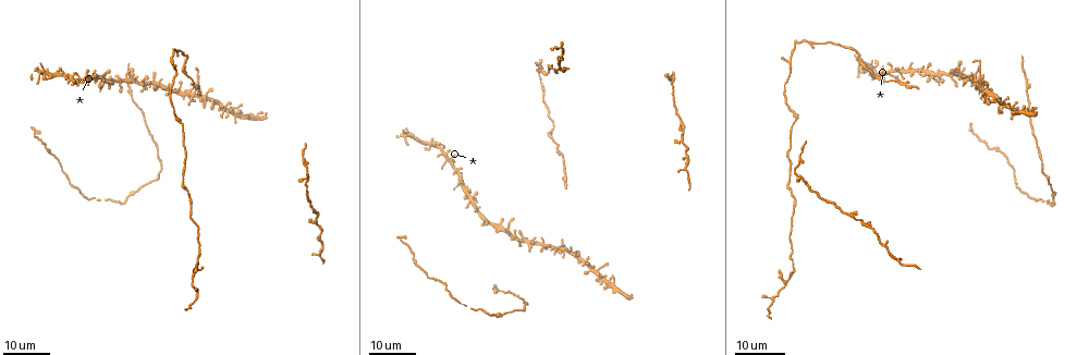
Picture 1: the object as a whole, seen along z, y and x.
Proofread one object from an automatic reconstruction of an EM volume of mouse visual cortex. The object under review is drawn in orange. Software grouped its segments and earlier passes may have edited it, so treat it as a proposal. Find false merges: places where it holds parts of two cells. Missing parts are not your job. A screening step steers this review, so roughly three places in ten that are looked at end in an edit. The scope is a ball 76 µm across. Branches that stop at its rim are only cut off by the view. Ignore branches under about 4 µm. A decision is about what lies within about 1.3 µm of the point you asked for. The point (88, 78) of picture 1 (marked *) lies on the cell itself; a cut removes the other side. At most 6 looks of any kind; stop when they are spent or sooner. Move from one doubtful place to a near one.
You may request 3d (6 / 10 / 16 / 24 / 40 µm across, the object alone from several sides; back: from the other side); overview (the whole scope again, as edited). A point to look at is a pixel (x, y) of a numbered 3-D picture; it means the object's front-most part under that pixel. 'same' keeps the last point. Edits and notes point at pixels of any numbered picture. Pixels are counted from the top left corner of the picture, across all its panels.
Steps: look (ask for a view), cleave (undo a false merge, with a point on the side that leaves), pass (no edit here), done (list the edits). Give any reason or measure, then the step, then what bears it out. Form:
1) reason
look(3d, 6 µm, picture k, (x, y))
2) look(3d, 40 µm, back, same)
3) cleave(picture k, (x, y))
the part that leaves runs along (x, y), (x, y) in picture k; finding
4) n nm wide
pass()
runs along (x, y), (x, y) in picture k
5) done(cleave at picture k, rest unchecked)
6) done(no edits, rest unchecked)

four-way junction
look(3d, 24 µm, picture 1, (447, 161))

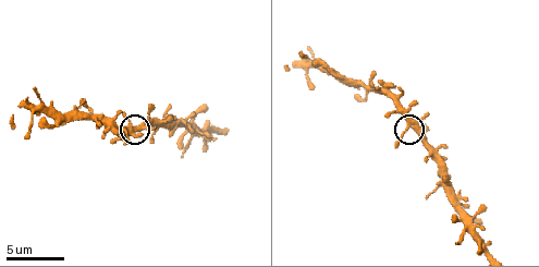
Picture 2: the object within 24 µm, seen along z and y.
look(3d, 6 µm, picture 2, (409, 125))

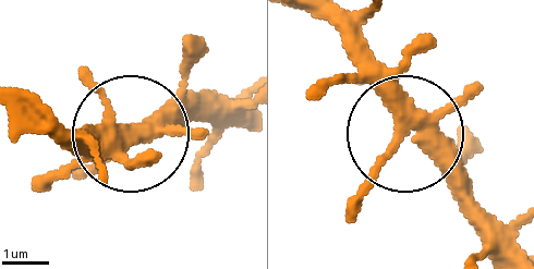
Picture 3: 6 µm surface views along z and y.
350 nm wide
pass()
runs along (195, 127), (51, 139) in picture 3; one cell here

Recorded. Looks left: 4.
calibre changes
look(3d, 16 µm, picture 1, (797, 116))

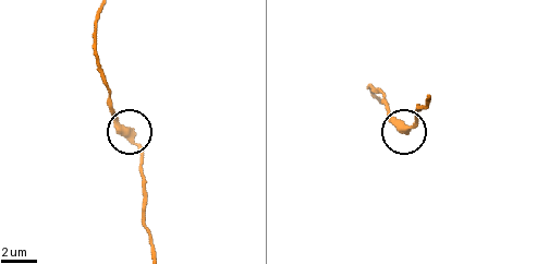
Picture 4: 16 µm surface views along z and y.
look(3d, 10 µm, picture 4, (134, 140))

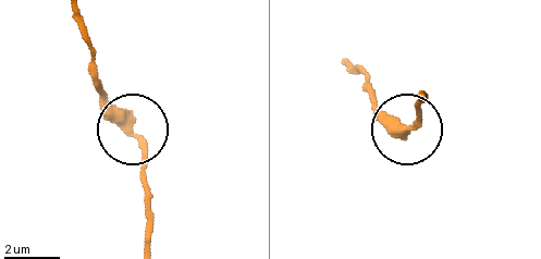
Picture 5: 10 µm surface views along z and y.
pass()
runs along (76, 15), (97, 93), (132, 134), (148, 188) in picture 5; continuous, no second cell

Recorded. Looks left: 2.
look(3d, 24 µm, picture 1, (671, 78))

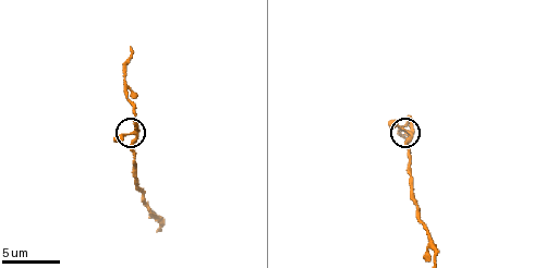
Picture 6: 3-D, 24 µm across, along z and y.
look(3d, 6 µm, picture 6, (134, 133))

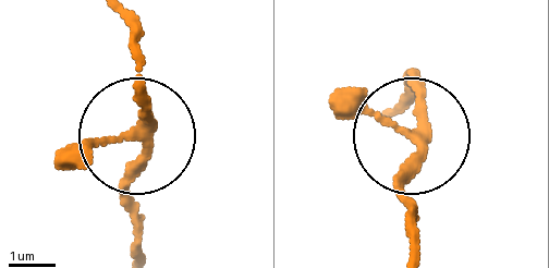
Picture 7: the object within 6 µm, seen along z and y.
3 arms
pass()
one cell here

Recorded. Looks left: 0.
done(no edits, rest unchecked)

